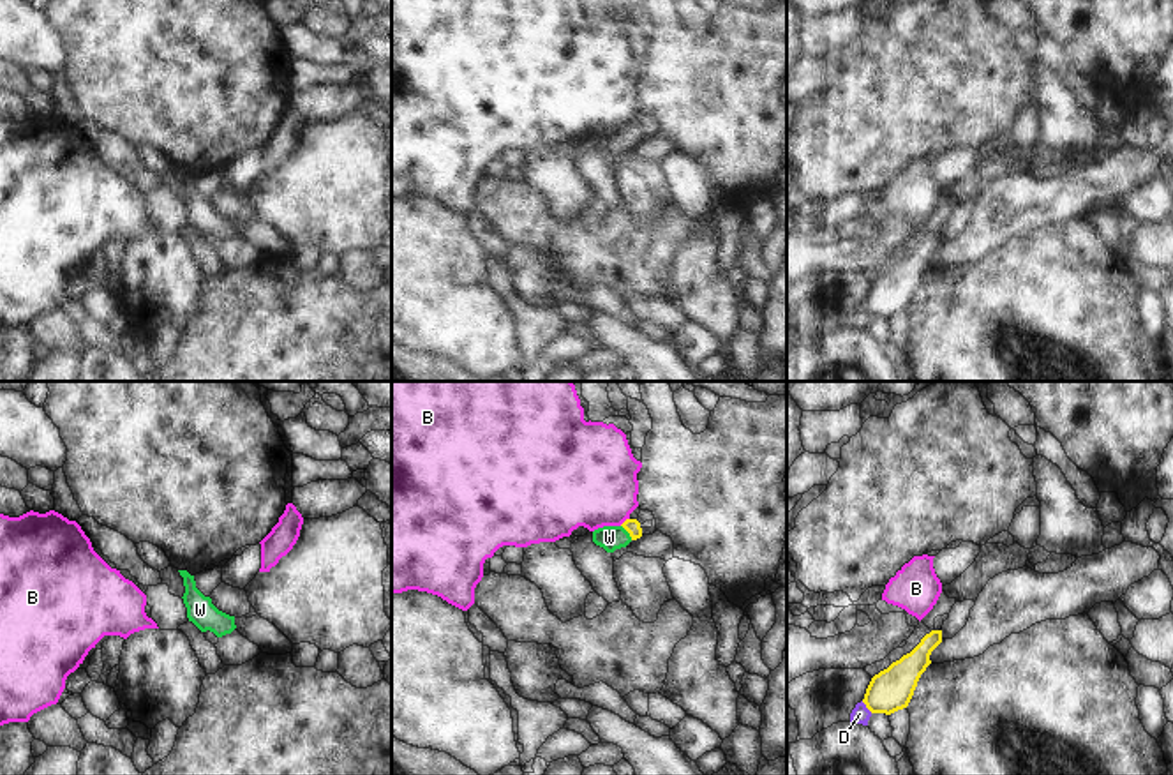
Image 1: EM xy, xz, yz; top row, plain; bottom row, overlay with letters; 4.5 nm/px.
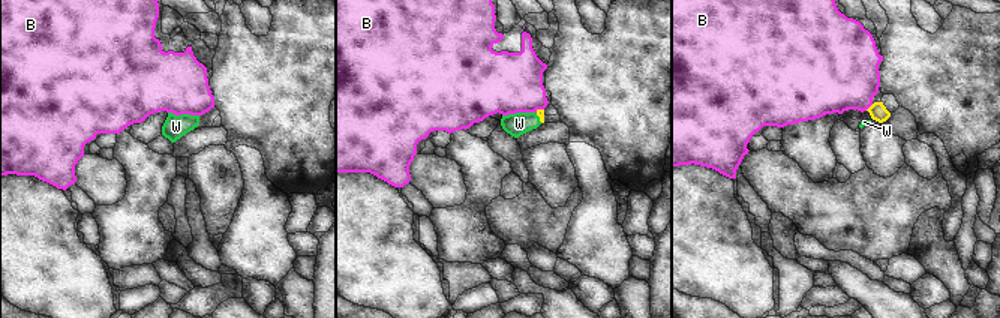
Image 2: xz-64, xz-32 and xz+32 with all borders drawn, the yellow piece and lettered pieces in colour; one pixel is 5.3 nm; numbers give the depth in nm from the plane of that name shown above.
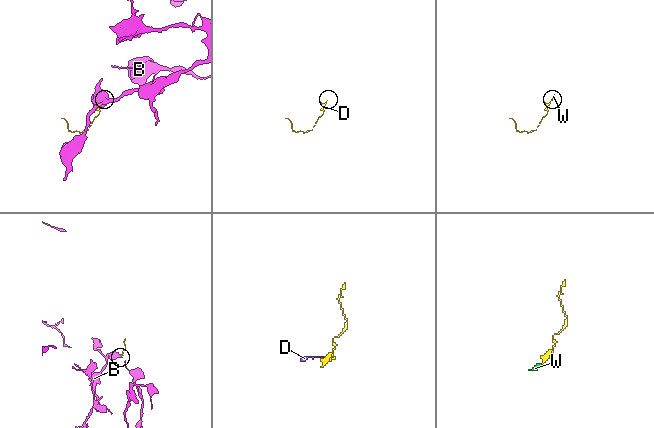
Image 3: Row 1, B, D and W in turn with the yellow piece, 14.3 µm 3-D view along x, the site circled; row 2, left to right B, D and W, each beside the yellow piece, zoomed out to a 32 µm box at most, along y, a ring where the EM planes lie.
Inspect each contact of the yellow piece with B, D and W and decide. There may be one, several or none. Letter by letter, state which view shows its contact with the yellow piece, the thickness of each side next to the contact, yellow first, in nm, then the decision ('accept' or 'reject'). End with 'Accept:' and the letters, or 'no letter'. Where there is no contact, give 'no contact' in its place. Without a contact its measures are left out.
B: contact in xz; calibres 70 and 440 nm; reject
D: contact in yz; calibres 190 and 80 nm; reject
W: contact in xz; calibres 70 and 110 nm; accept
Accept: W

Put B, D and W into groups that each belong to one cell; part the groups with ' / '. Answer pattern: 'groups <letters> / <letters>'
groups B / D / W

